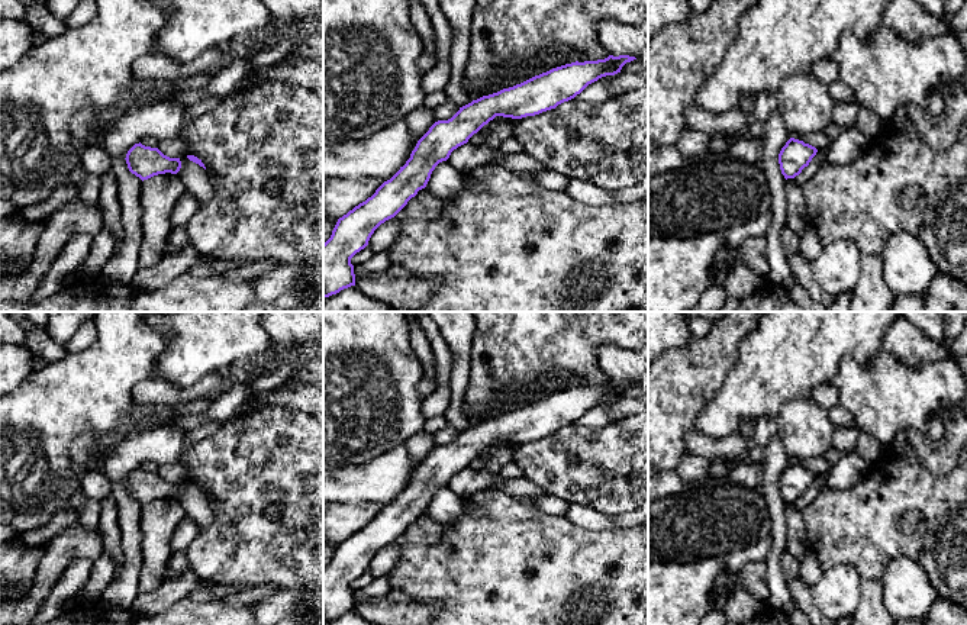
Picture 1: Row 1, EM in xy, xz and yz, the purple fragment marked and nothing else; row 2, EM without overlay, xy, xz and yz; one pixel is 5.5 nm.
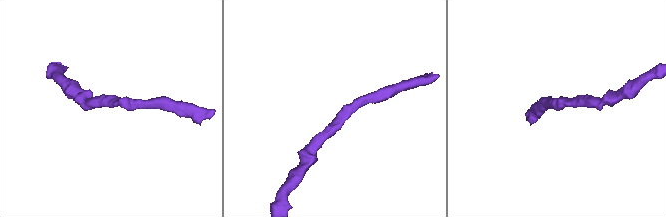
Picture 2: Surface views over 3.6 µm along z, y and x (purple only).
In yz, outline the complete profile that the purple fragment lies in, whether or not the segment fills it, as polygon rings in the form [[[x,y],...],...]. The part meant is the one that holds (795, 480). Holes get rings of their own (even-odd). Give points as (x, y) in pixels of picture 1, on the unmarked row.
[[[790,463],[779,479],[779,489],[784,503],[794,503],[809,490],[818,474],[803,465]]]

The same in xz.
[[[609,380],[605,384],[565,389],[473,425],[451,444],[435,447],[418,465],[406,489],[371,522],[338,544],[331,563],[323,568],[323,622],[355,610],[351,583],[368,570],[381,548],[394,542],[426,512],[435,492],[484,450],[496,441],[522,444],[555,434],[599,403],[621,397],[634,384],[629,380]]]

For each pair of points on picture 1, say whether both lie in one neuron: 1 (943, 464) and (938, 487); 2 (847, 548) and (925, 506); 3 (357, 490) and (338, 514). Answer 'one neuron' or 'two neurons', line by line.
1: two neurons
2: one neuron
3: two neurons

